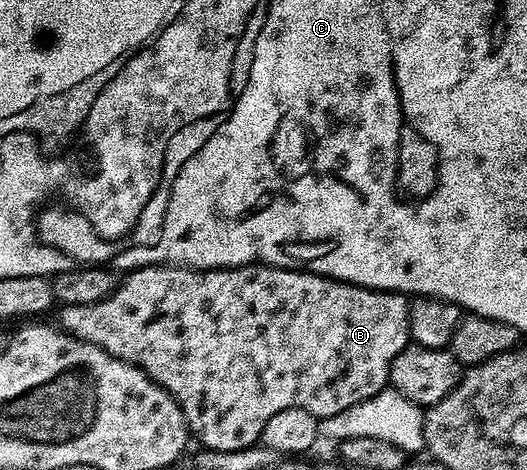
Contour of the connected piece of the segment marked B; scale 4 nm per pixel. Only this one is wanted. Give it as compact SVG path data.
M151 264L145 268L134 268L128 276L119 281L109 296L93 304L82 306L63 305L59 309L59 327L71 332L80 340L98 346L114 358L124 360L140 368L158 386L162 386L174 398L188 423L188 431L204 448L219 452L242 450L257 443L270 418L278 410L301 408L310 410L317 418L333 416L374 394L389 387L388 375L394 358L408 347L408 305L409 297L403 292L379 292L376 288L363 288L357 284L347 284L344 280L333 280L331 276L320 276L317 272L305 272L299 268L273 268L270 264L243 264L241 268L206 268L197 270L179 264Z

